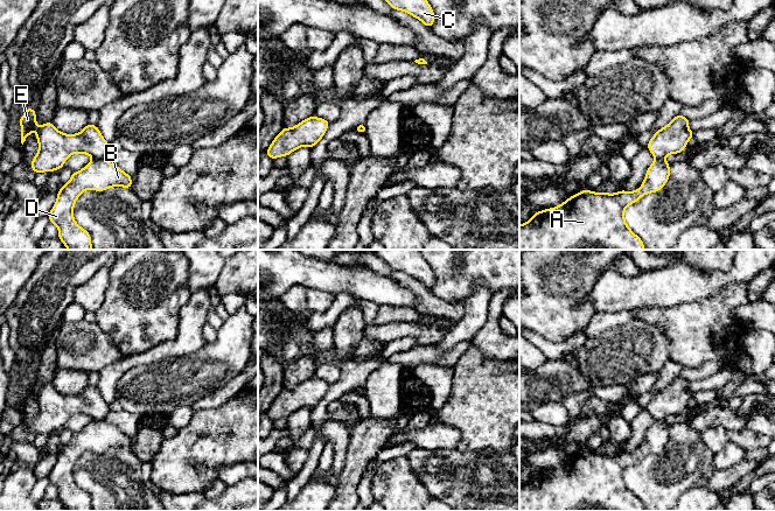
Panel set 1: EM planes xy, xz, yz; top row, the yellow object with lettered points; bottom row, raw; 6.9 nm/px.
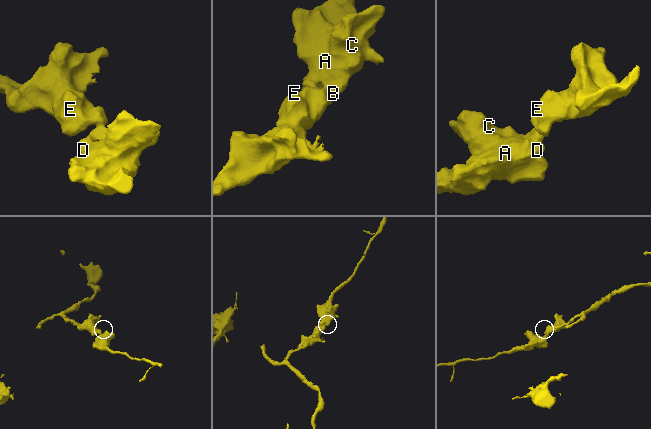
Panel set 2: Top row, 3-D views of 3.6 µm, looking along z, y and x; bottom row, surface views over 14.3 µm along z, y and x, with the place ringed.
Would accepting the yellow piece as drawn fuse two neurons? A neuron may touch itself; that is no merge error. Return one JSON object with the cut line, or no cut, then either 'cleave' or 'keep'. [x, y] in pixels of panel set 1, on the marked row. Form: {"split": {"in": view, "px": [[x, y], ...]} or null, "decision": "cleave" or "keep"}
{"split": {"in": "xy", "px": [[95, 158], [103, 159]]}, "decision": "cleave"}

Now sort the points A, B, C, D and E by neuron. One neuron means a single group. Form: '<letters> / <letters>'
A B C D / E

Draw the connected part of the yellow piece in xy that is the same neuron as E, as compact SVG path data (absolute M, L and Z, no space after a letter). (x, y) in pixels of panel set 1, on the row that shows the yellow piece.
M26 107L26 113L19 120L21 125L21 144L35 130L39 141L39 152L30 162L36 173L61 169L67 159L76 153L104 159L110 150L109 142L103 138L96 125L88 124L81 133L64 134L51 121L44 122L40 128L36 124L35 108Z

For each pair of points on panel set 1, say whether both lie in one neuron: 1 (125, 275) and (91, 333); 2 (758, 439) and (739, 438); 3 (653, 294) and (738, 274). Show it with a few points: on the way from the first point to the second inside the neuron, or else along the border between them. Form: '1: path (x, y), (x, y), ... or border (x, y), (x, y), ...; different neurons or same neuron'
1: border (96, 321), (113, 344); different neurons
2: path (753, 439), (744, 439); same neuron
3: path (674, 285), (704, 285), (717, 280); same neuron

